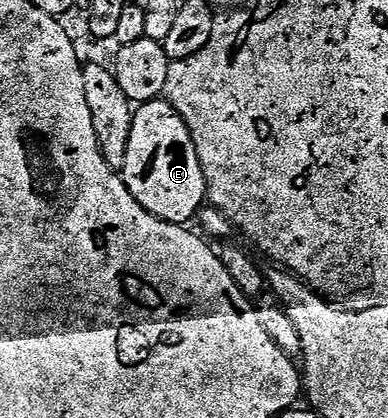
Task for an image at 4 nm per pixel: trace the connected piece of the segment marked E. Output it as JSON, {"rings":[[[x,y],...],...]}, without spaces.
{"rings":[[[143,106],[134,113],[127,152],[121,165],[121,179],[132,201],[141,205],[156,220],[190,225],[208,203],[207,179],[197,158],[191,131],[170,106]]]}

